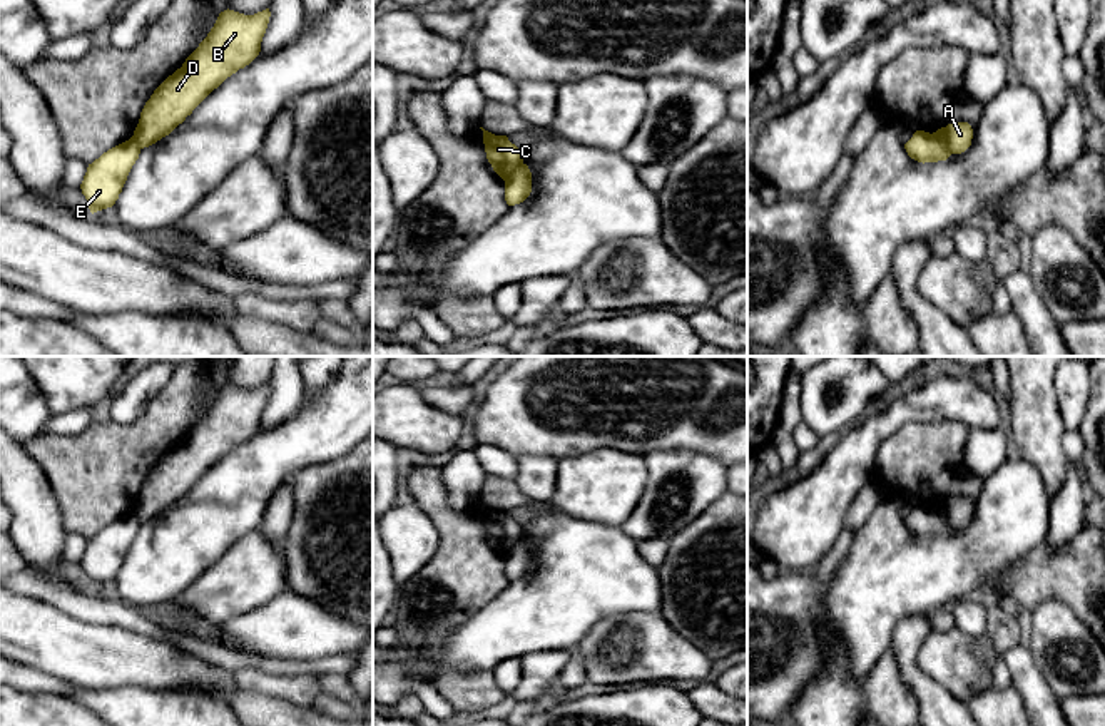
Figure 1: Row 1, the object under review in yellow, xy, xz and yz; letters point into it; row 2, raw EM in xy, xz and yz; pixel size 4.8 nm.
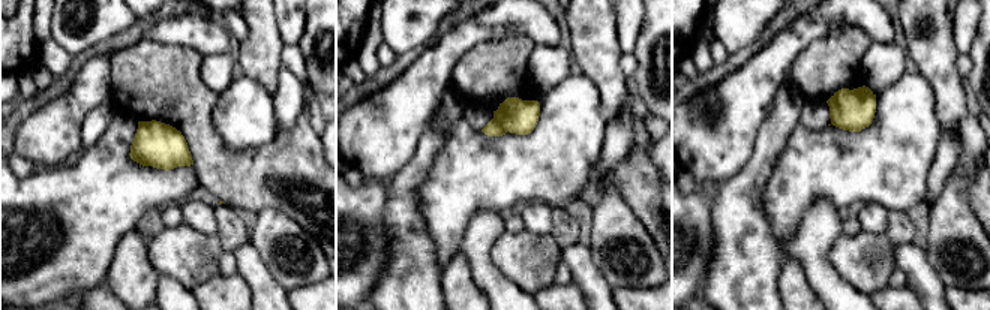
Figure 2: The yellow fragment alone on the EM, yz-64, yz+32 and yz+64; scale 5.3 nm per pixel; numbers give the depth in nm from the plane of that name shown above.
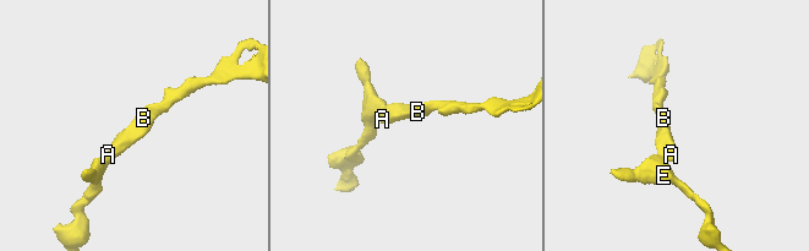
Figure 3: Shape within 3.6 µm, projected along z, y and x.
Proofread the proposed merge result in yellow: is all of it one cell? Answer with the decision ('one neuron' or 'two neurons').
two neurons

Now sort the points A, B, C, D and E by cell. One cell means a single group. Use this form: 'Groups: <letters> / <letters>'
Groups: A B D / C E

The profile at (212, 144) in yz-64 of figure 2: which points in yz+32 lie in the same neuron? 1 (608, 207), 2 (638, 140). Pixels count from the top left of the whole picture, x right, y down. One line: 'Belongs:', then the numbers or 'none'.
Belongs: none

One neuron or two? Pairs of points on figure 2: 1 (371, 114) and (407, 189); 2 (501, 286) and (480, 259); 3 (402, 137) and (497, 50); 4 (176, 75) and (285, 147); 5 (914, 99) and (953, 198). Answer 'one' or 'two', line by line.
1: two
2: one
3: two
4: one
5: two

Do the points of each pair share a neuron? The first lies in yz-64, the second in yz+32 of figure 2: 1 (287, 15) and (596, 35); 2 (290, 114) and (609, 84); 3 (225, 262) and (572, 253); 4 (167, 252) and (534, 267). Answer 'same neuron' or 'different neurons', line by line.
1: different neurons
2: different neurons
3: different neurons
4: same neuron

